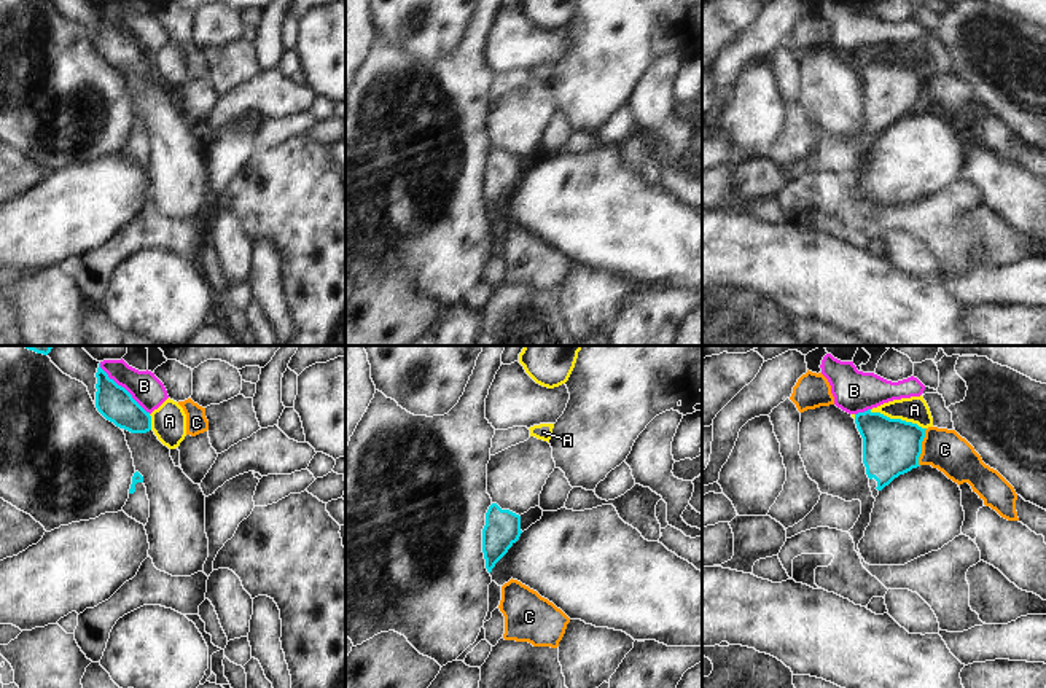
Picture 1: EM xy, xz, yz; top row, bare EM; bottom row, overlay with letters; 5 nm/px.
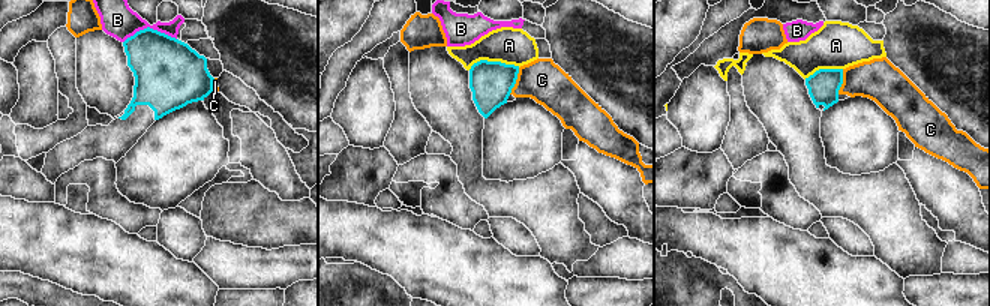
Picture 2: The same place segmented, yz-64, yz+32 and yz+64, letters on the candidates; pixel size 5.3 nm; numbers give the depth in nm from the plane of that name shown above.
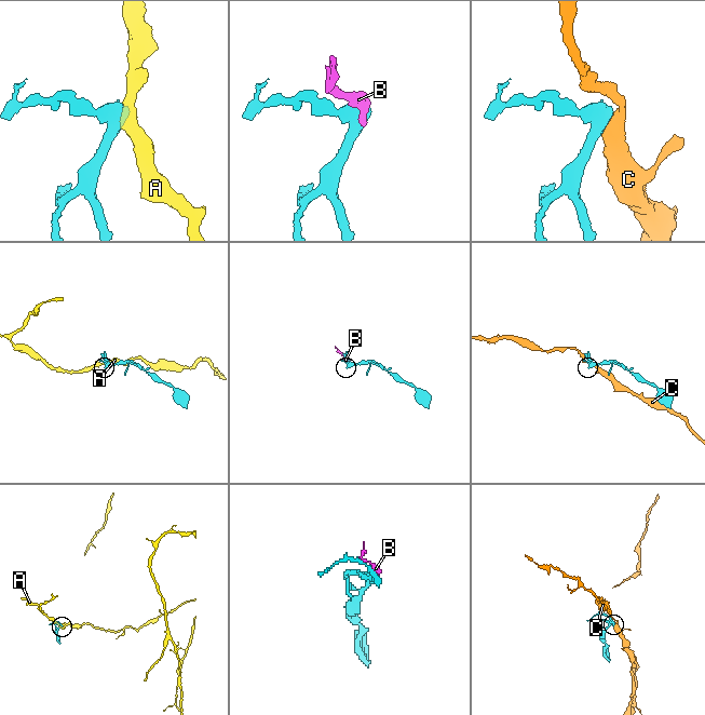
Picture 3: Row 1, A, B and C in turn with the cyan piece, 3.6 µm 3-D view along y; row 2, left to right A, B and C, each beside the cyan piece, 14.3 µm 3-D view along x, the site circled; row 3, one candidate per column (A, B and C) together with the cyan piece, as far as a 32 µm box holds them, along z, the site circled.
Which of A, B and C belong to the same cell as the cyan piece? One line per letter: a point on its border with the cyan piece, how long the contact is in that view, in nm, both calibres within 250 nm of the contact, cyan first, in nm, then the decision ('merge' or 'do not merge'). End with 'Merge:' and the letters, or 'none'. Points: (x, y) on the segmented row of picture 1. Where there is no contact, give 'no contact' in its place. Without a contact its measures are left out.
A: yz (898, 419) | 300 nm | 280/130 nm | do not merge
B: xy (123, 387) | 360 nm | 180/160 nm | do not merge
C: yz (921, 448) | 200 nm | 280/200 nm | do not merge
Merge: none

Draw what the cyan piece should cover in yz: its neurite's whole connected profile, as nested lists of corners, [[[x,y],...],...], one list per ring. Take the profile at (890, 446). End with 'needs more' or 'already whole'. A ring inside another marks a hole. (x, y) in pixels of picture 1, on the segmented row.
[[[871,409],[855,414],[855,424],[863,438],[863,463],[874,498],[895,478],[920,467],[927,428]]] | needs more

